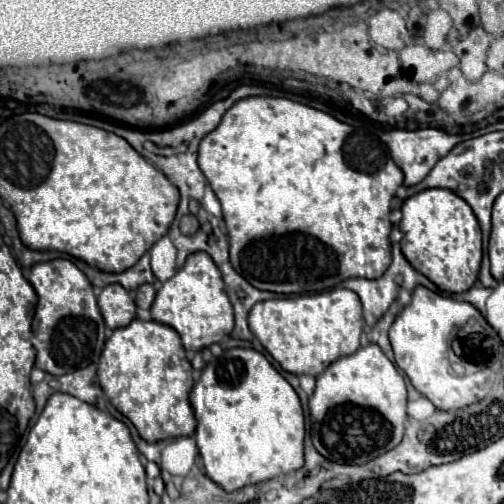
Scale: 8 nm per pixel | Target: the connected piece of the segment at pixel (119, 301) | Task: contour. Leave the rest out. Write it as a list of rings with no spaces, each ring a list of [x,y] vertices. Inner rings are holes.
[[[109,284],[101,290],[99,298],[99,310],[103,314],[105,324],[115,330],[121,326],[127,326],[135,318],[135,302],[131,300],[129,292],[121,284]]]

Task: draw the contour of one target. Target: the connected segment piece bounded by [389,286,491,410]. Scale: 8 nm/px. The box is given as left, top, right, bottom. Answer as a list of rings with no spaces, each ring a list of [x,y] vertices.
[[[417,286],[411,294],[411,302],[397,314],[389,328],[389,340],[397,366],[409,376],[415,390],[427,396],[439,410],[465,408],[489,392],[491,376],[485,370],[461,376],[451,370],[451,362],[447,358],[449,334],[455,326],[465,326],[467,318],[475,318],[483,324],[481,312],[475,306],[427,290],[425,286]]]

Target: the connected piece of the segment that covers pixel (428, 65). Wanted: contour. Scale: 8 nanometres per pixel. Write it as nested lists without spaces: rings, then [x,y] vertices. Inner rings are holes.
[[[409,44],[399,50],[399,60],[413,82],[433,82],[459,64],[459,58],[451,50],[431,50],[421,44]]]

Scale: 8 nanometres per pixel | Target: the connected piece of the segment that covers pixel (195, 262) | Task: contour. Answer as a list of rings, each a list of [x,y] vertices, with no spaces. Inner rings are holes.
[[[193,252],[187,256],[185,266],[177,270],[175,276],[165,280],[157,290],[157,296],[151,306],[151,316],[157,322],[163,322],[175,328],[183,340],[185,350],[201,350],[215,342],[221,342],[223,336],[233,330],[233,308],[223,288],[221,272],[217,270],[213,258],[205,252]]]

